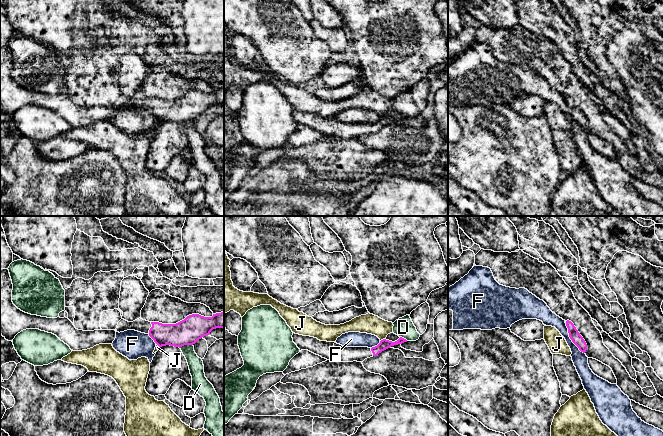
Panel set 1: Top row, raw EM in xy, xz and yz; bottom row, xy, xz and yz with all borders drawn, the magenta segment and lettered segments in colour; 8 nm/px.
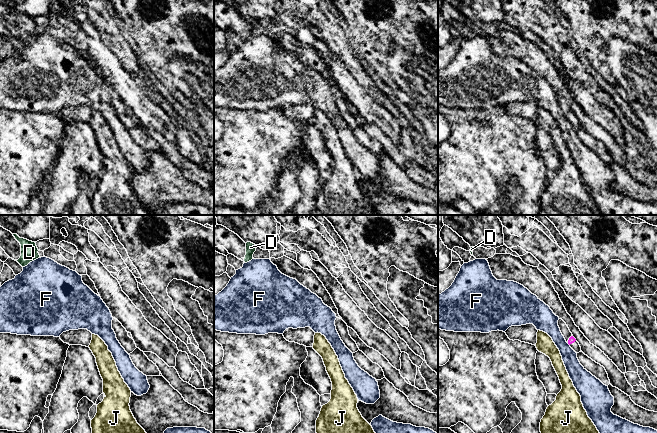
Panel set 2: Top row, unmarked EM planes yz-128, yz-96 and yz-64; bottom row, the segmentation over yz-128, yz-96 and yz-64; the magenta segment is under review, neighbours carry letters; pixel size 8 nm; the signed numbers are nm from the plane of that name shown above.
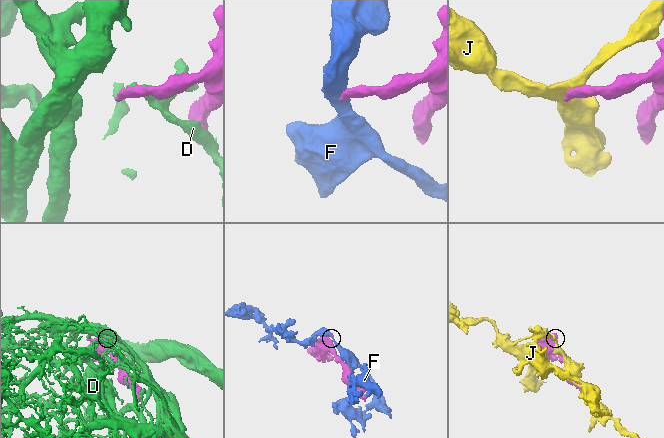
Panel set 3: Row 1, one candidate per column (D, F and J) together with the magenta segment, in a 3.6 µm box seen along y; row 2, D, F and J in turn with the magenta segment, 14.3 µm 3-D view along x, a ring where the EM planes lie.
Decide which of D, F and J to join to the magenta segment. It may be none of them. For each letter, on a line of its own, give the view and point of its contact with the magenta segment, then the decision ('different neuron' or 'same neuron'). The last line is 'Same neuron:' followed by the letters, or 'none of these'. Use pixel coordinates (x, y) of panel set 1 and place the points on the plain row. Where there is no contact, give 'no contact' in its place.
D: xy (185, 120) | different neuron
F: yz (570, 114) | different neuron
J: xz (383, 115) | different neuron
Same neuron: none of these

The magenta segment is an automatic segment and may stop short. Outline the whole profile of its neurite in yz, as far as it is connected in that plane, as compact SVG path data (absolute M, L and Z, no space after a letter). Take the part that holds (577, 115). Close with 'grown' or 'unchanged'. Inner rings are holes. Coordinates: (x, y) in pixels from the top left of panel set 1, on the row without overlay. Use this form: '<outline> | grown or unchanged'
M567 96L566 102L568 104L569 113L572 118L579 124L581 128L585 129L587 126L587 120L574 100L571 97Z | unchanged

